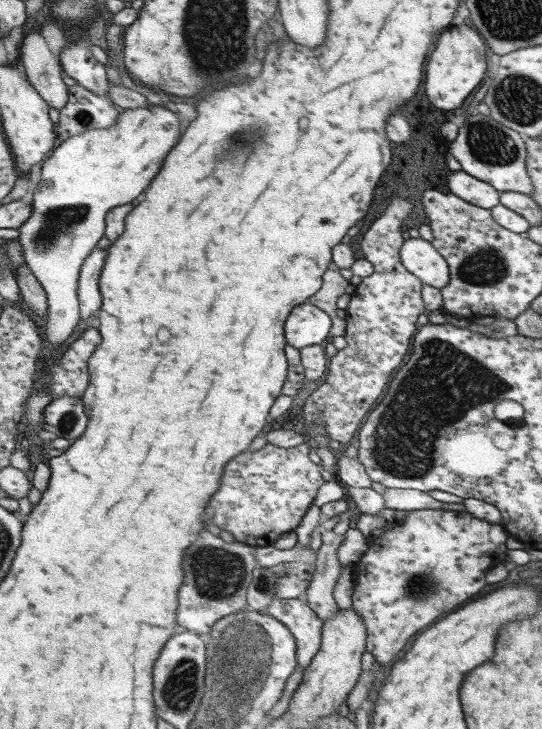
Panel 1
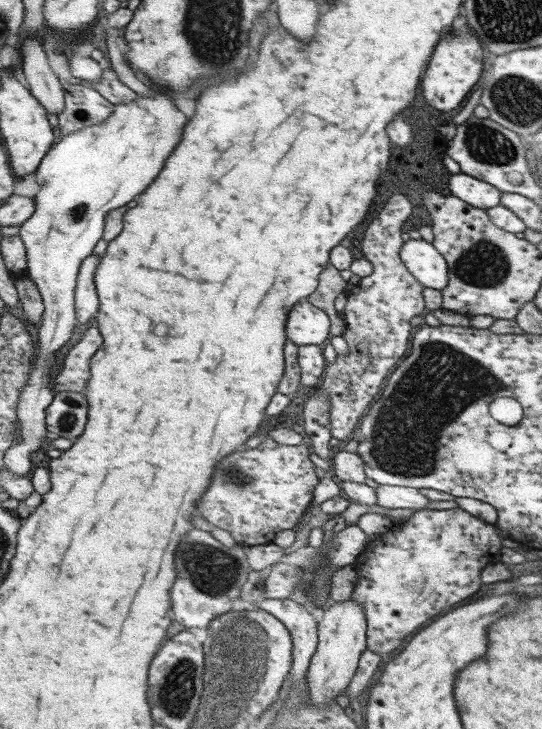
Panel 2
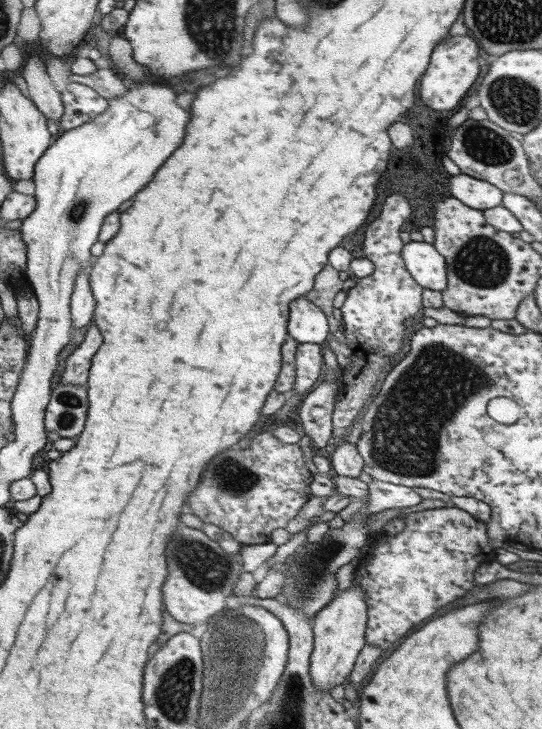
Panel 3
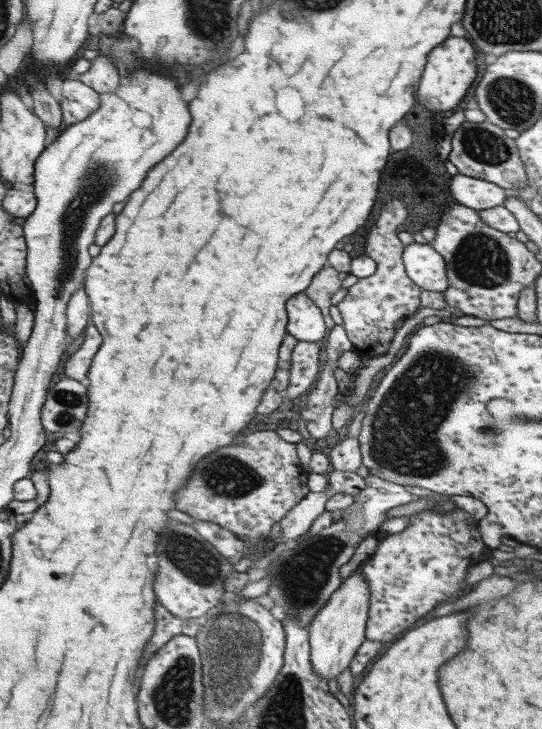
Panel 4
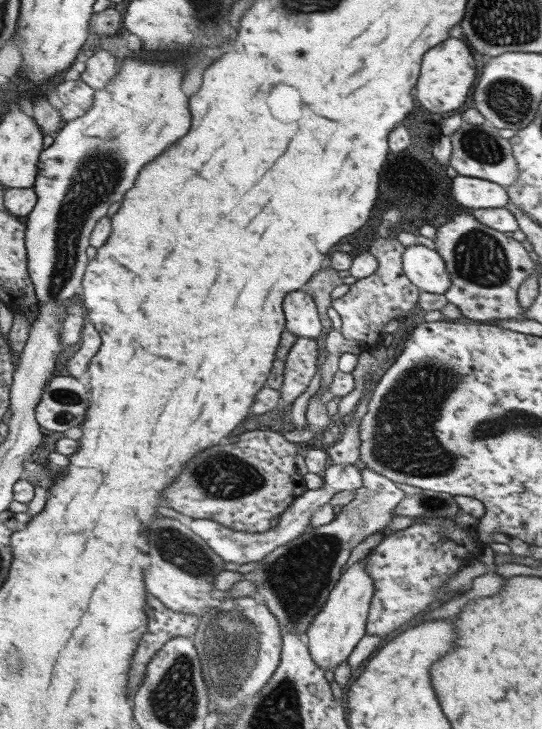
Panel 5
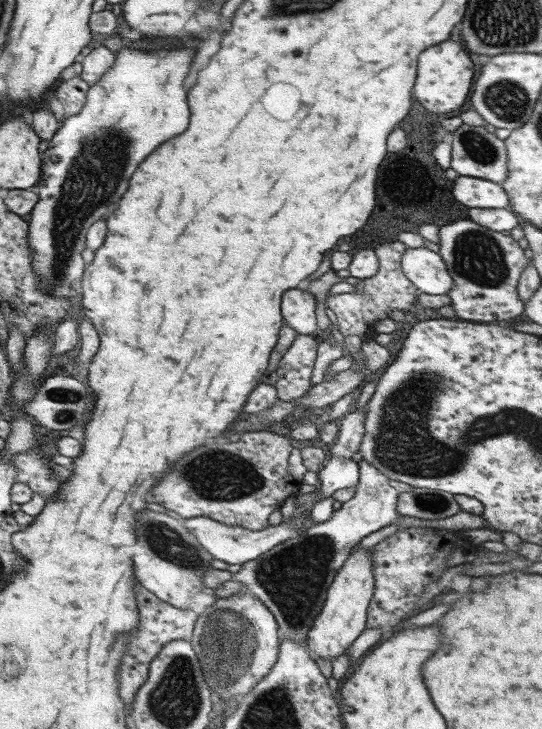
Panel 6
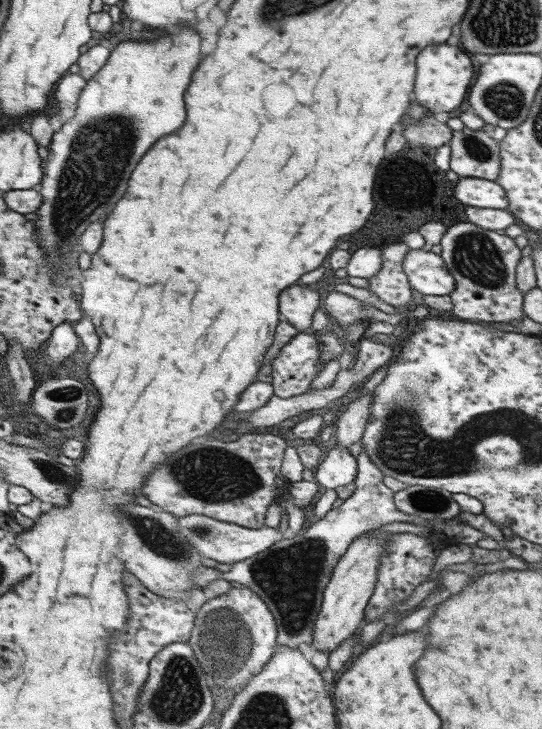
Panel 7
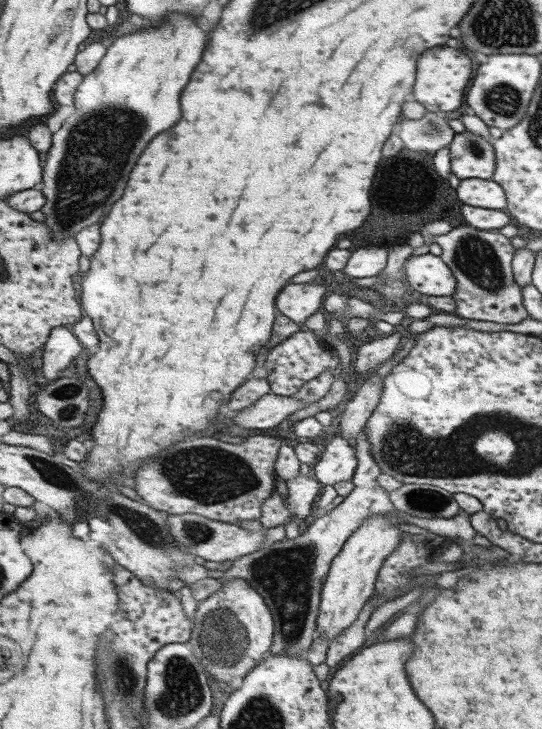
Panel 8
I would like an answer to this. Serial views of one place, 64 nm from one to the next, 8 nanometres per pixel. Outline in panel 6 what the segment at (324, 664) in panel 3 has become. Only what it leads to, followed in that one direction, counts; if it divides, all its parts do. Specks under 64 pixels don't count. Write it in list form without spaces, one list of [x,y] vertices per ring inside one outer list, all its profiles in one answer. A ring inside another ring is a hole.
[[[373,548],[357,549],[351,553],[351,556],[346,558],[346,563],[343,564],[343,569],[339,569],[330,587],[326,589],[326,600],[322,604],[321,612],[314,619],[313,626],[307,632],[307,648],[321,658],[332,660],[336,656],[346,652],[351,643],[361,634],[361,631],[366,628],[366,619],[368,617],[369,604],[373,592],[373,574],[374,560],[371,557]]]

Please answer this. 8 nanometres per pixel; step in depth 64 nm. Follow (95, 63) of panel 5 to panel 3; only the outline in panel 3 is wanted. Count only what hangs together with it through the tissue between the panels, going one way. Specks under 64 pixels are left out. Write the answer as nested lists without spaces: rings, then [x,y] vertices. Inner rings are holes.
[[[99,65],[96,73],[91,76],[72,73],[69,80],[91,86],[107,100],[127,95],[127,88],[129,88],[121,78],[121,75],[115,72],[113,66]]]

